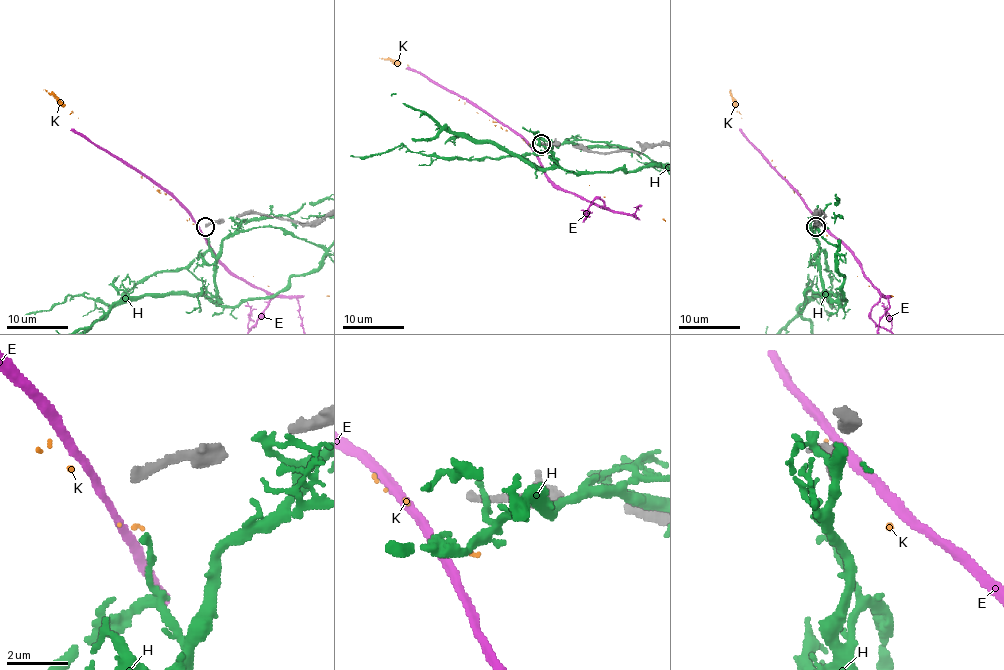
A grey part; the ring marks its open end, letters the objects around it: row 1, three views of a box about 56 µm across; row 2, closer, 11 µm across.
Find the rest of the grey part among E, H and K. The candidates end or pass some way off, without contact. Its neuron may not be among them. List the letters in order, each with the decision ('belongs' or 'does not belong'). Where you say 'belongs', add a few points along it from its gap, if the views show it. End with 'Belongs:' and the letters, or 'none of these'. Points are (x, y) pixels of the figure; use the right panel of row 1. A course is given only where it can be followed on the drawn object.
E: does not belong
H: does not belong
K: does not belong
Belongs: none of these

